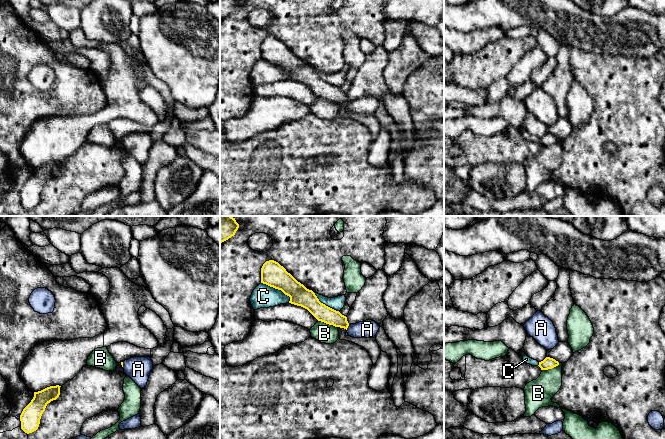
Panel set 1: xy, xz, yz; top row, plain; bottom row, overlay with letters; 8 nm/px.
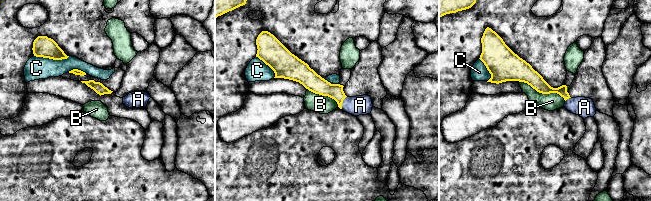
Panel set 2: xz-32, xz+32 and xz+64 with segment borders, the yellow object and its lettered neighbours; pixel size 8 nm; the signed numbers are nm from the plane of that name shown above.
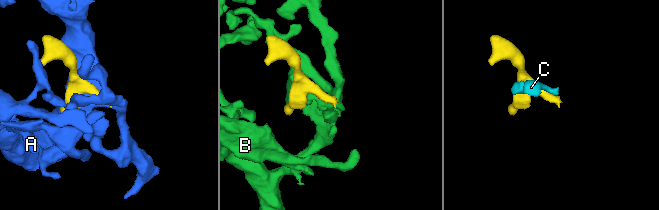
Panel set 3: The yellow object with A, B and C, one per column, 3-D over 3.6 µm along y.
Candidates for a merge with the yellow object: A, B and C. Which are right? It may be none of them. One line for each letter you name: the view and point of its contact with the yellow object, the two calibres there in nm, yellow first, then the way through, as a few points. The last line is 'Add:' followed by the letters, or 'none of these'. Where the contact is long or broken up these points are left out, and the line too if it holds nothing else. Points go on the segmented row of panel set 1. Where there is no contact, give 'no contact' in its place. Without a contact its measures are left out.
A: meets yellow in xz at (347, 327); 140 nm thick on the yellow side, 140 nm on the other; runs through xz (323, 313), (340, 320), (347, 327), (367, 329)
Add: A

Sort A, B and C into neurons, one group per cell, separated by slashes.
A / B / C

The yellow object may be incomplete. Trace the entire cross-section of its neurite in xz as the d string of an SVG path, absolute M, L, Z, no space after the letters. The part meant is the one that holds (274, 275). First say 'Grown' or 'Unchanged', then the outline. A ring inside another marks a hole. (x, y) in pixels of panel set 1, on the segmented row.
Grown. M274 260L266 261L261 268L261 283L281 290L290 297L289 303L307 309L318 321L344 328L354 338L375 338L379 325L372 320L349 324L347 317L321 303L312 290L298 282Z

